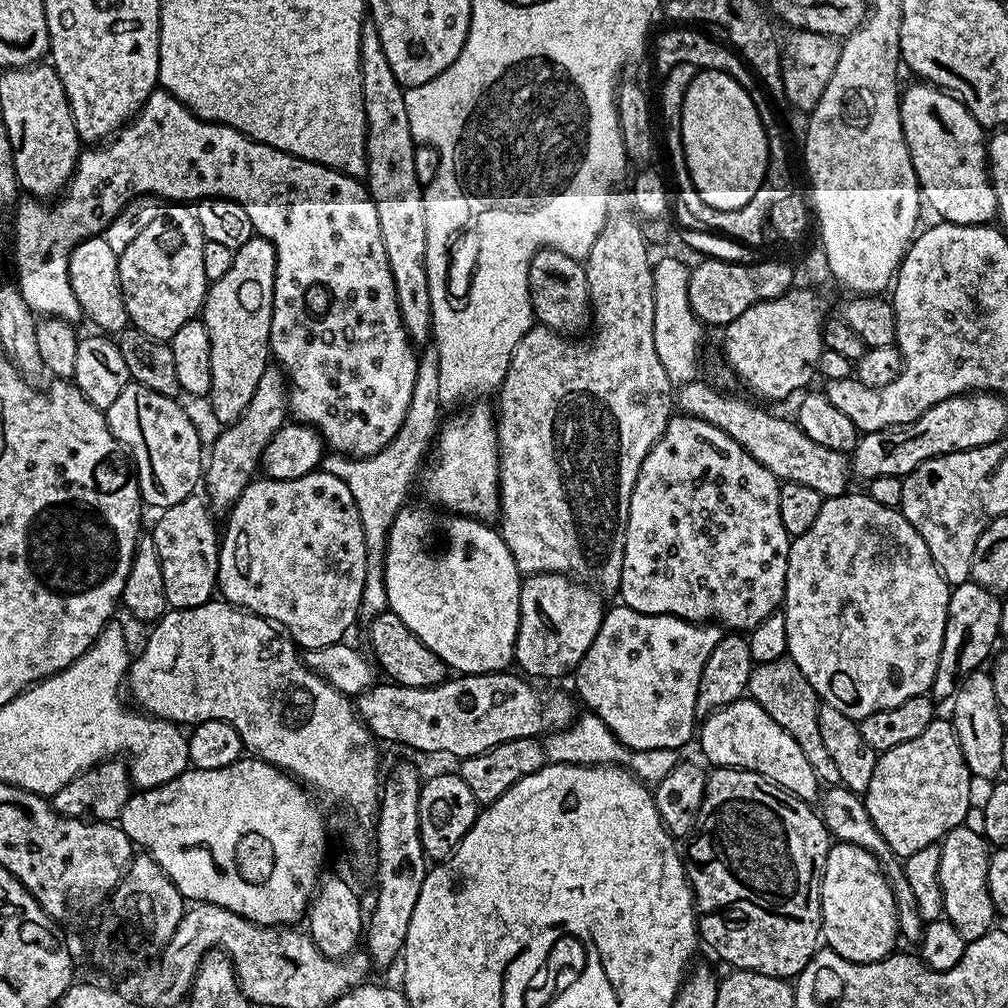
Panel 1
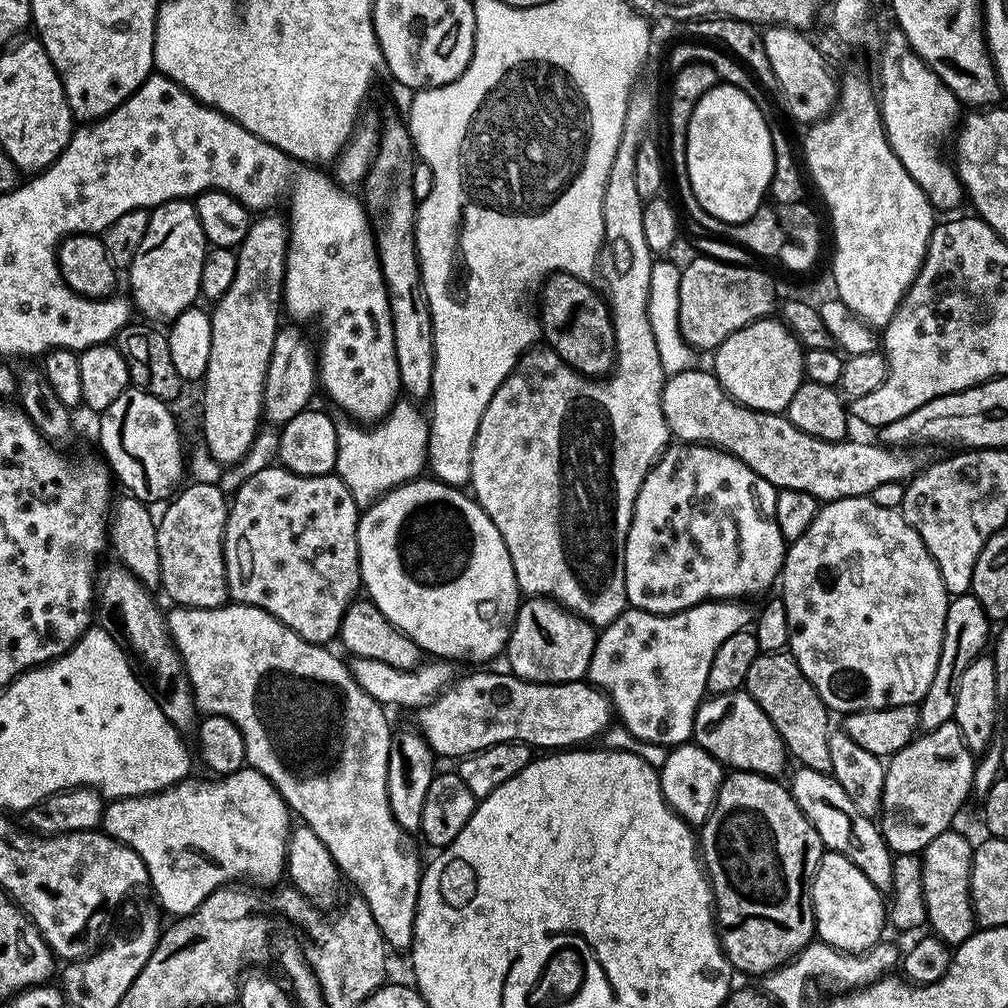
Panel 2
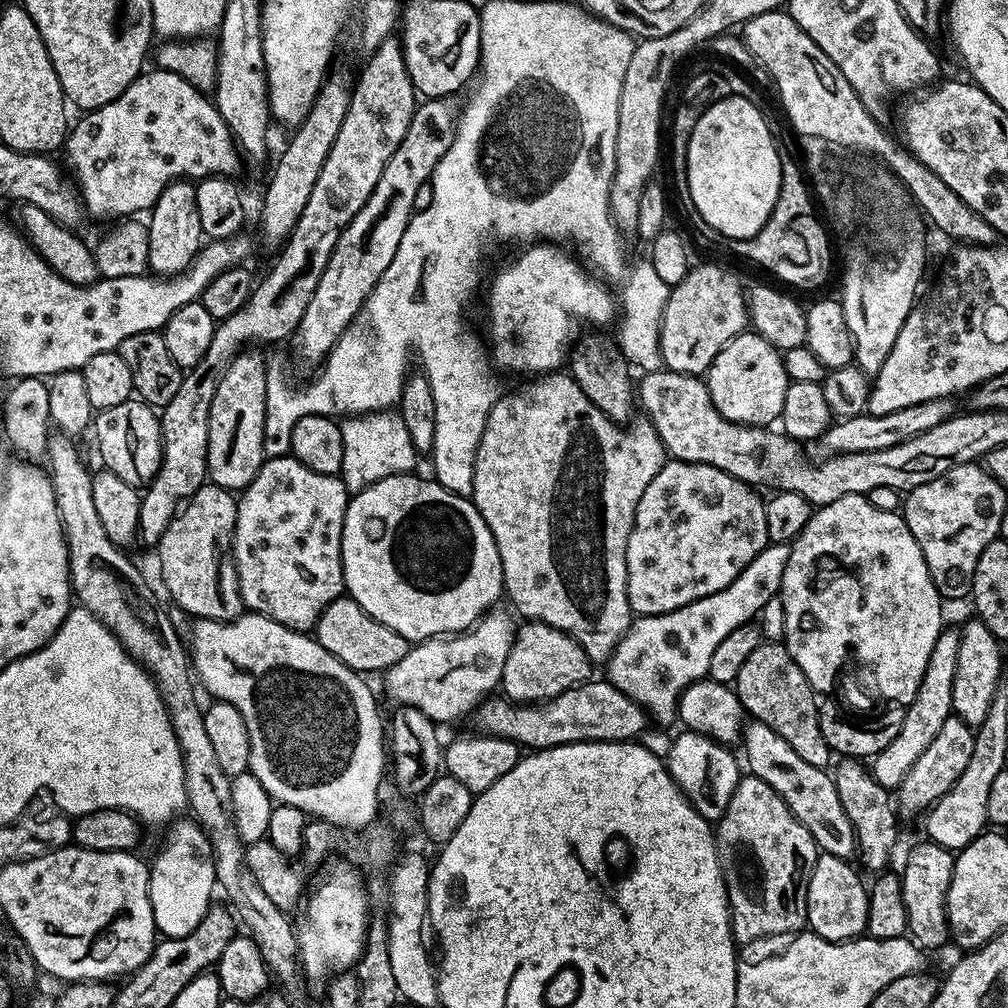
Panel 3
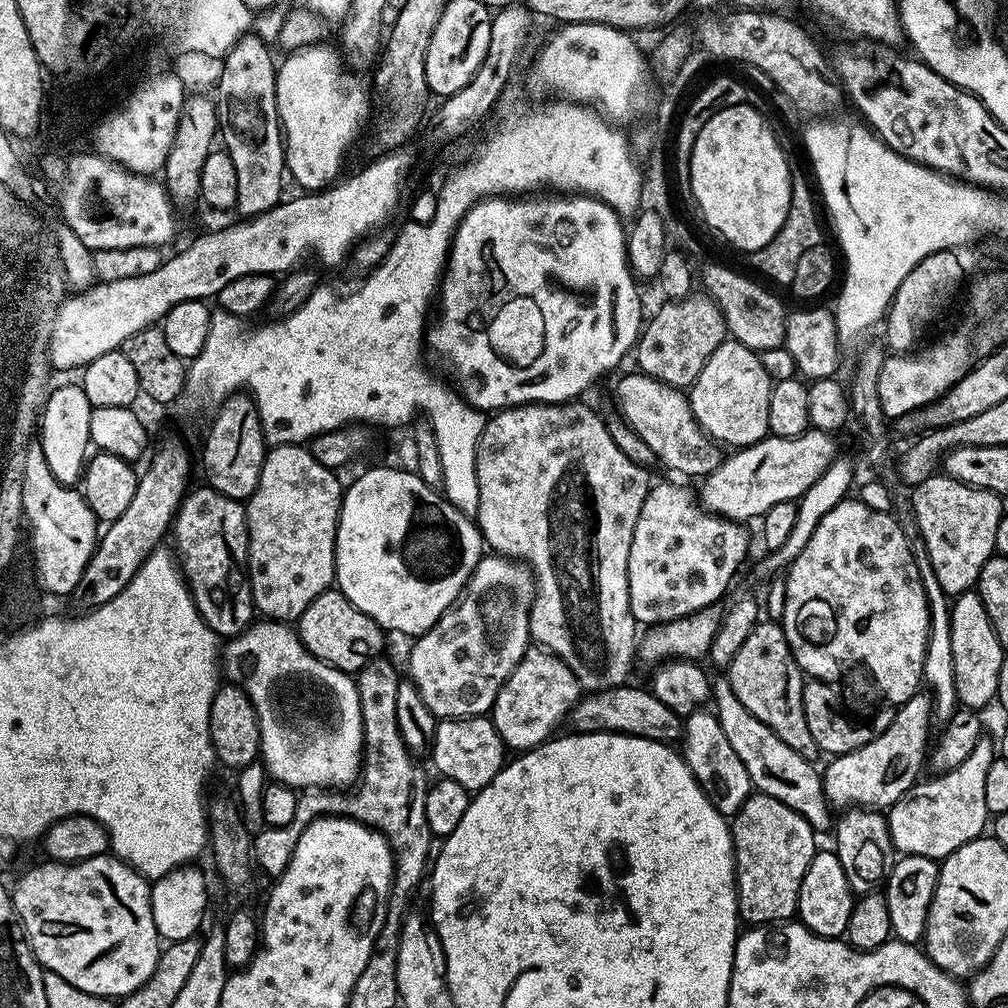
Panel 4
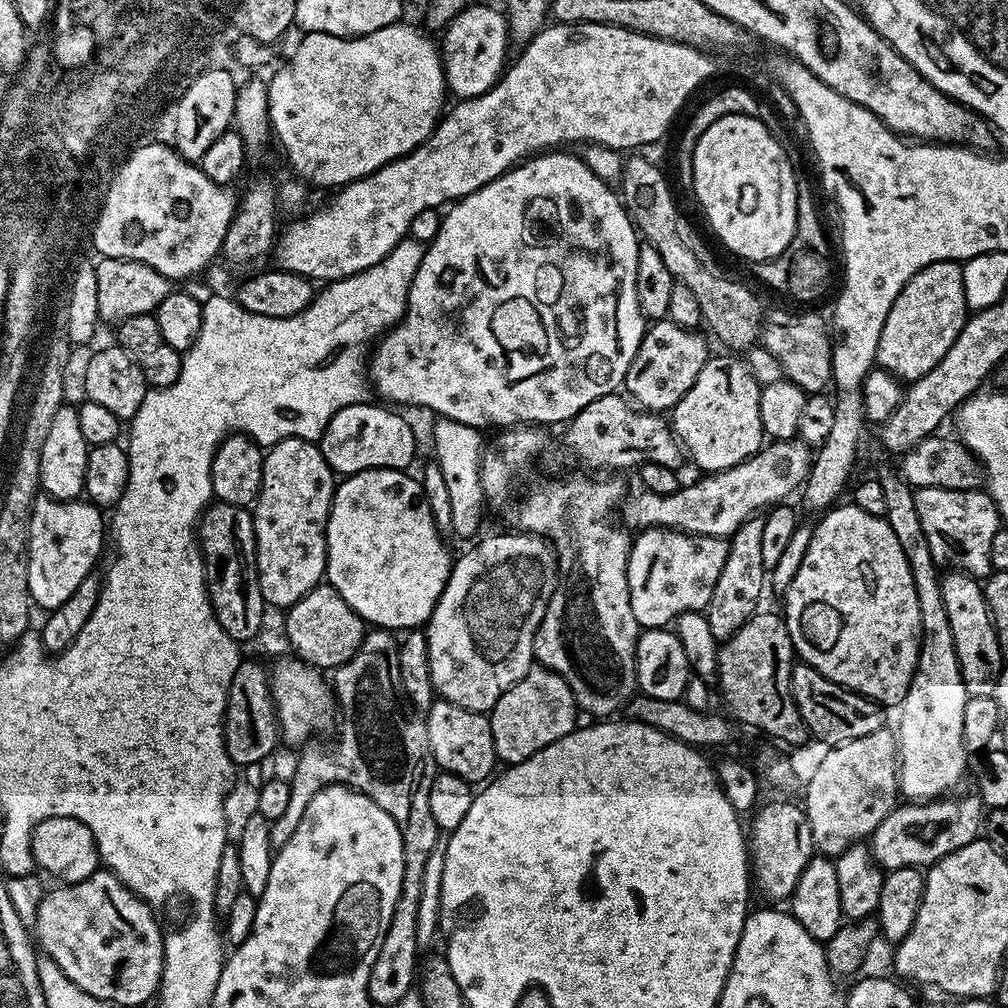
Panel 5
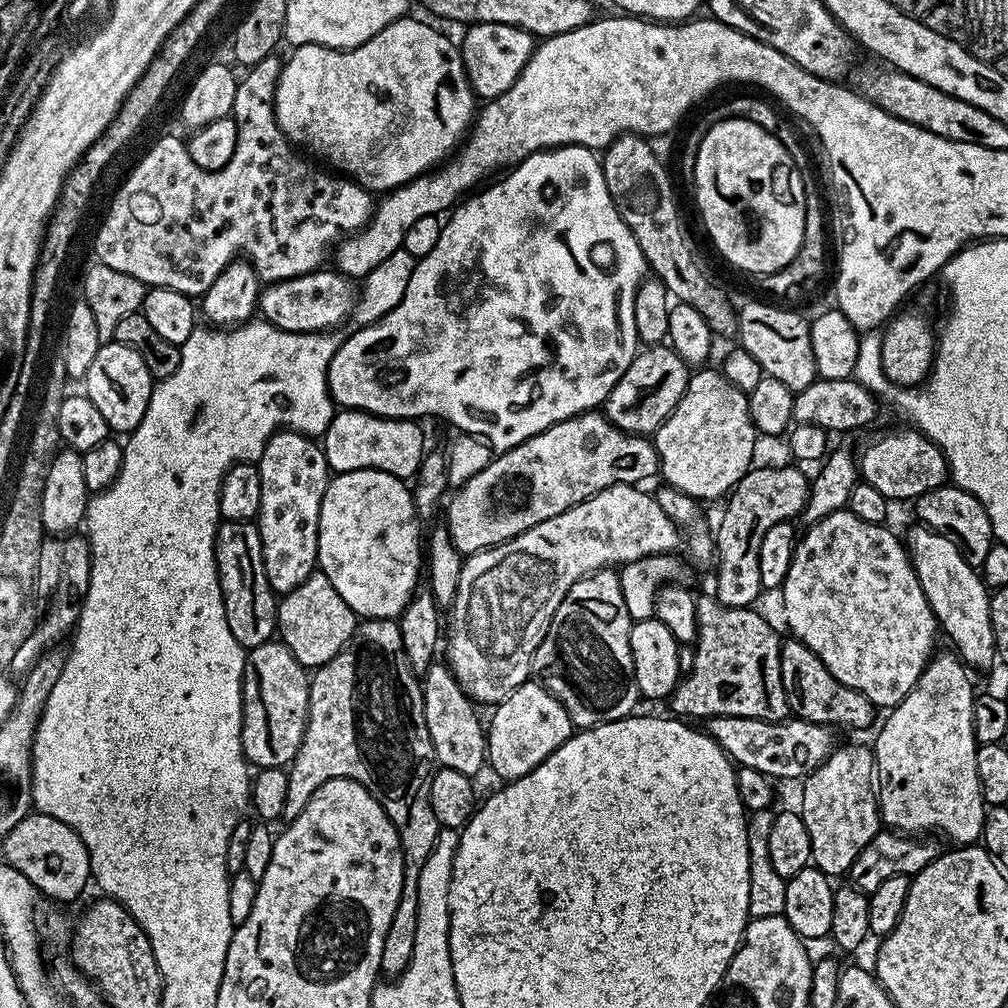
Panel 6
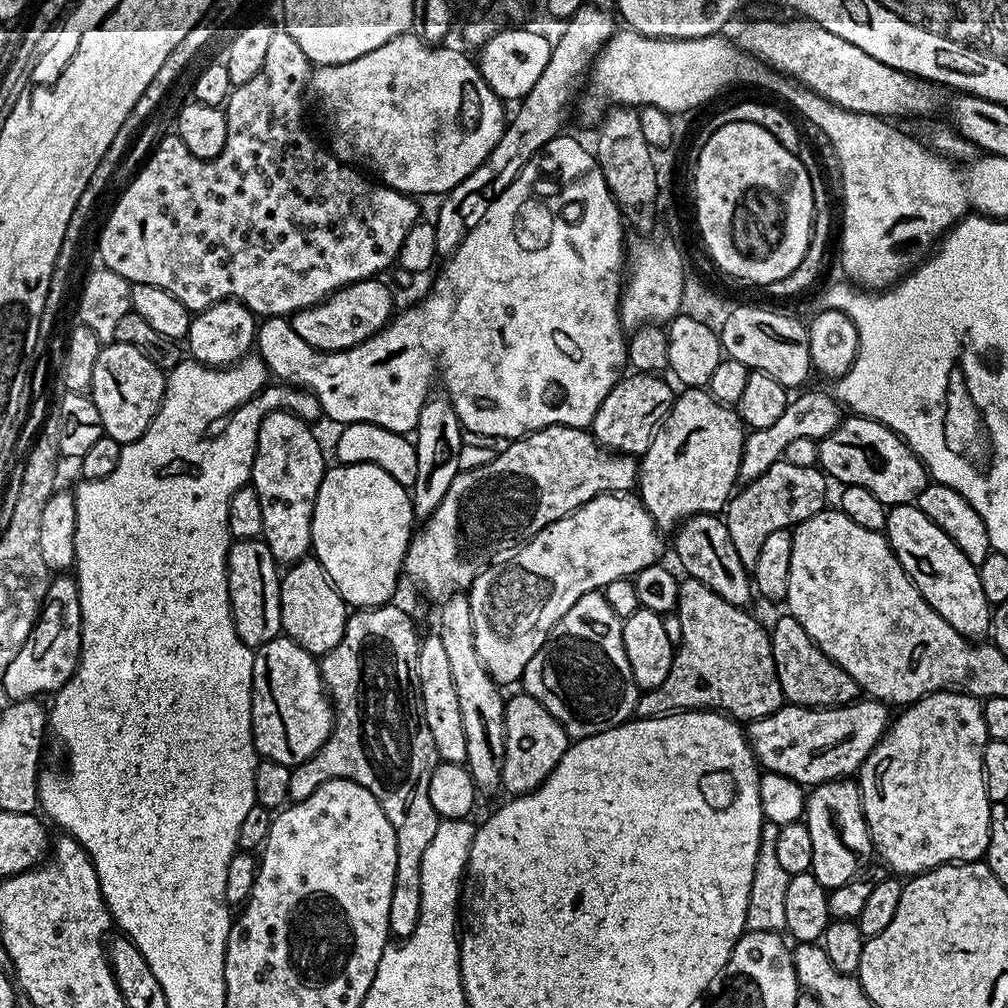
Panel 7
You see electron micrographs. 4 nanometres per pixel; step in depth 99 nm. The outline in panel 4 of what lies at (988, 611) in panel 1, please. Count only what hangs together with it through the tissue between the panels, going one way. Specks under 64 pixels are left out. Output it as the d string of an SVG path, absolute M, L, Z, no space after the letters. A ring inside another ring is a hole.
M928 694L911 696L896 708L896 717L874 742L858 746L846 754L829 759L828 769L822 772L824 796L833 809L847 810L853 806L887 810L897 804L921 779L924 750L929 749L928 727L934 724L932 698Z

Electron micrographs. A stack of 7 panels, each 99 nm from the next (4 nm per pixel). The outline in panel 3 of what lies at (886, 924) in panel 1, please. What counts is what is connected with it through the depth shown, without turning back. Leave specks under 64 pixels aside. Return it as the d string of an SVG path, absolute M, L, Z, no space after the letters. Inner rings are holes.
M820 854L808 883L807 927L827 940L855 940L868 927L868 888L847 859Z

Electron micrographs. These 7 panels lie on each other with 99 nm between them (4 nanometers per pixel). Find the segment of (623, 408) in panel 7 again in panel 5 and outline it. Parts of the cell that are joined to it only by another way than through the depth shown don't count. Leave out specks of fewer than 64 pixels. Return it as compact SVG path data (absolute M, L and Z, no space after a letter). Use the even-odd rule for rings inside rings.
M667 318L649 323L640 348L624 375L623 391L641 409L657 414L667 413L683 398L686 390L694 386L694 378L698 378L708 360L710 349L700 334L699 331L678 326Z

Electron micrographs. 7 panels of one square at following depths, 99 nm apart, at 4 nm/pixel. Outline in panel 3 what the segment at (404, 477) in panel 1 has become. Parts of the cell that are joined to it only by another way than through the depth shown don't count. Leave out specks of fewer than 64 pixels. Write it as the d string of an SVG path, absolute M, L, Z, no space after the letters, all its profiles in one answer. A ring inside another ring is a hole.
M399 411L366 412L339 421L342 434L342 466L339 475L349 493L355 494L382 478L402 476L413 471L418 459L414 442L406 431Z

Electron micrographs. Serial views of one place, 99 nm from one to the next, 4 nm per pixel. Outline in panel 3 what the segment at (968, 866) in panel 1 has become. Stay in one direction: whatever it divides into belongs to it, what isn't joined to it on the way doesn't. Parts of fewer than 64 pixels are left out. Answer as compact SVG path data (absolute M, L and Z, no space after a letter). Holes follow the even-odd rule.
M923 842L916 844L908 852L904 860L904 872L899 873L904 883L904 901L906 902L906 918L911 939L921 949L940 948L950 940L948 930L948 891L950 878L954 874L956 858L951 848L943 848L940 844Z

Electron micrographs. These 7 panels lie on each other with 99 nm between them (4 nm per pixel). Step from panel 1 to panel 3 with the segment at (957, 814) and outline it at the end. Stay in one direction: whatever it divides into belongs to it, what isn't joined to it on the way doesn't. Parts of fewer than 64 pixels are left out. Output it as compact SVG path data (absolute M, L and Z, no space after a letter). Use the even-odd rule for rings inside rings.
M953 714L946 718L944 728L934 742L926 750L922 750L922 758L910 766L910 774L902 778L899 788L894 792L894 803L901 821L912 820L932 807L958 782L962 770L966 770L966 762L970 762L970 754L974 754L974 732L959 716Z

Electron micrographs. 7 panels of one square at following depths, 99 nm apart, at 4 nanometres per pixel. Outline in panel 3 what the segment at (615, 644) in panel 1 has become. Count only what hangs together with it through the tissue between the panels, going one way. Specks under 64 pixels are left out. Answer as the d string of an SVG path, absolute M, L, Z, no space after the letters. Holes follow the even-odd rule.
M769 543L730 582L728 588L723 588L720 592L710 594L706 598L698 598L686 606L682 606L673 612L658 614L657 616L636 616L629 624L626 634L616 643L611 658L606 662L606 679L609 684L613 684L626 698L630 698L636 704L642 705L644 711L657 725L672 726L676 724L680 710L680 695L691 686L705 679L710 670L710 657L714 655L714 650L728 637L738 626L753 623L764 611L766 602L774 598L780 591L782 574L786 570L786 562L792 553L791 547L786 544Z

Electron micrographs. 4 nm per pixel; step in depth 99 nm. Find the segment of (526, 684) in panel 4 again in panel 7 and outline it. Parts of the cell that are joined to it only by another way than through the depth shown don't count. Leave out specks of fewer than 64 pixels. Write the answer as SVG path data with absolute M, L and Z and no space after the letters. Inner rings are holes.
M527 694L519 695L509 695L504 705L506 750L500 782L503 791L508 791L512 796L533 792L552 773L554 766L558 766L562 754L568 749L570 743L566 730L554 719L550 710L542 706L542 702Z

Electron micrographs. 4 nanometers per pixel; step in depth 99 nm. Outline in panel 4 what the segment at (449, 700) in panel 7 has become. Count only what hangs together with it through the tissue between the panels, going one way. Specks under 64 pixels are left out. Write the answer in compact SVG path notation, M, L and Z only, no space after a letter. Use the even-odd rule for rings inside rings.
M487 715L441 719L432 739L431 756L433 766L443 779L458 782L458 786L467 788L472 794L485 788L506 763L504 739Z

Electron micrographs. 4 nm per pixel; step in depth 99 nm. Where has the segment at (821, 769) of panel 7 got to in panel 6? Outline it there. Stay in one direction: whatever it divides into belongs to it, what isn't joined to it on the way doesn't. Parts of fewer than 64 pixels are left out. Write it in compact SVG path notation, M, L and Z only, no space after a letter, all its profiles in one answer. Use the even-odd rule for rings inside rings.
M709 716L706 724L708 735L718 742L718 746L722 746L733 765L758 770L777 781L807 778L838 747L837 733L833 729L795 718L766 722L758 718Z

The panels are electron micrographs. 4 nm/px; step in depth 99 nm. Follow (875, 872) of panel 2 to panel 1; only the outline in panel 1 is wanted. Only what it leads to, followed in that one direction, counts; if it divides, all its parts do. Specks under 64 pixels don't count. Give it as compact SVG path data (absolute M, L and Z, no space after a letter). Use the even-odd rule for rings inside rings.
M834 786L825 791L823 800L824 806L821 806L820 810L829 831L841 843L854 844L859 848L866 849L879 862L894 894L896 915L899 918L899 935L903 941L905 939L912 943L912 946L919 945L926 921L918 912L918 902L915 901L914 890L911 889L910 882L906 879L901 859L893 854L890 846L886 845L886 840L878 833L877 827L874 826L873 820L864 806L863 799L843 786Z

